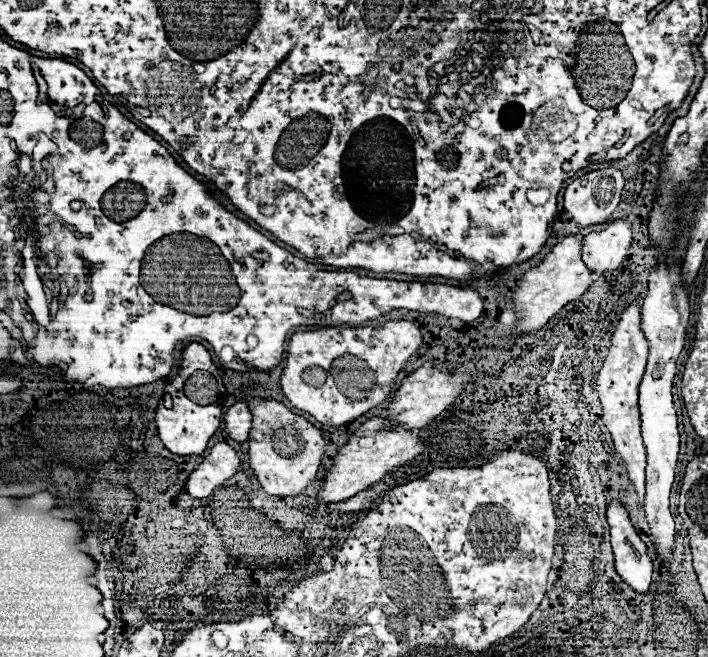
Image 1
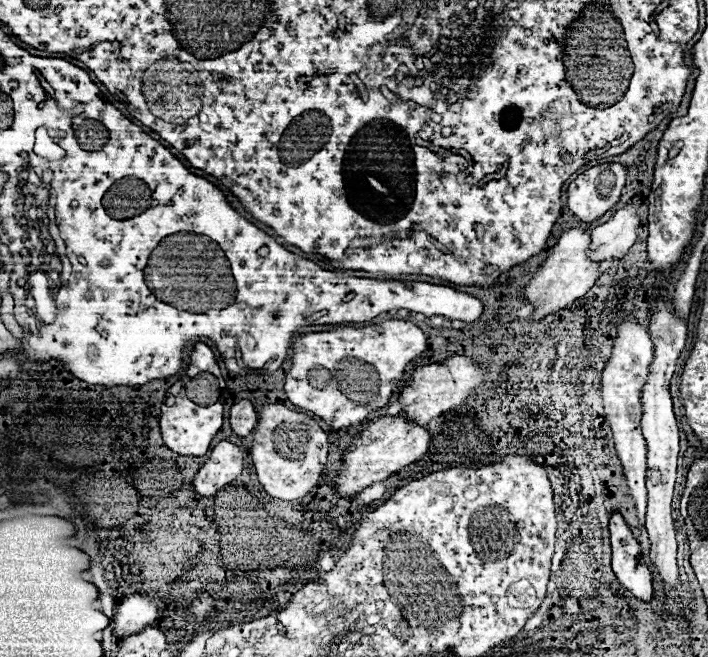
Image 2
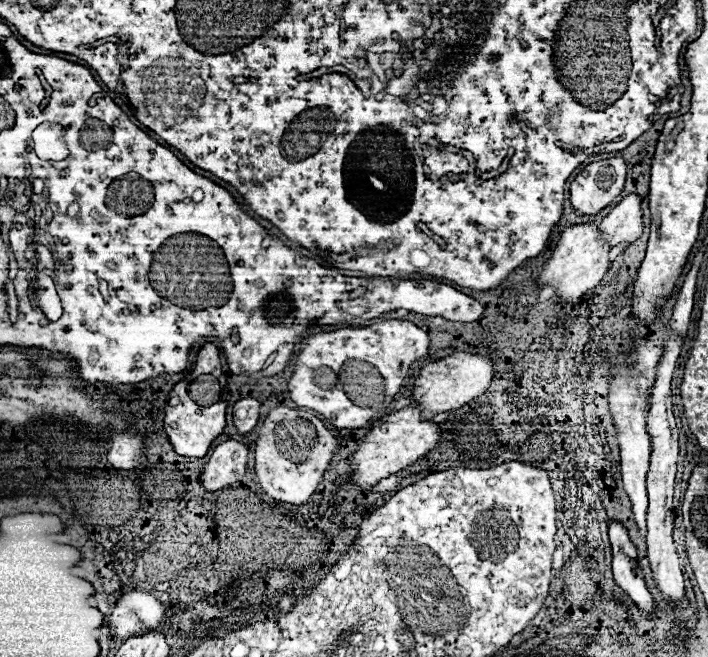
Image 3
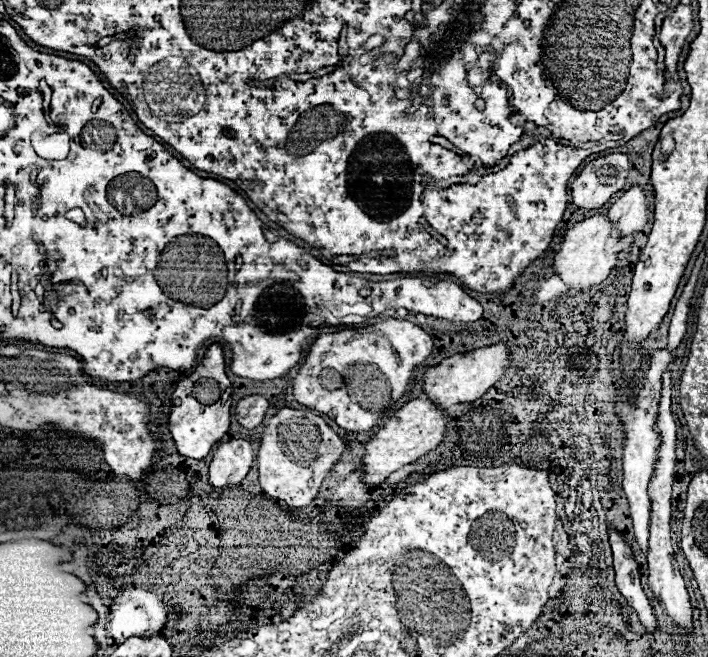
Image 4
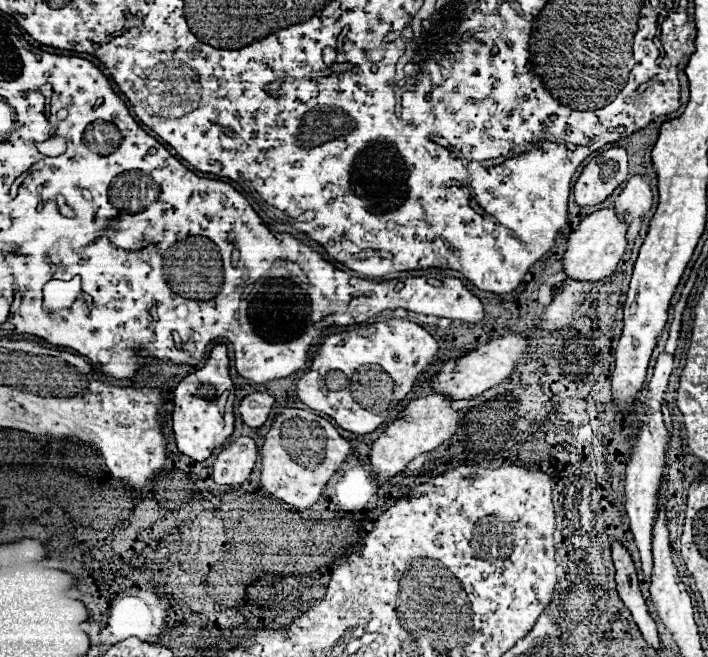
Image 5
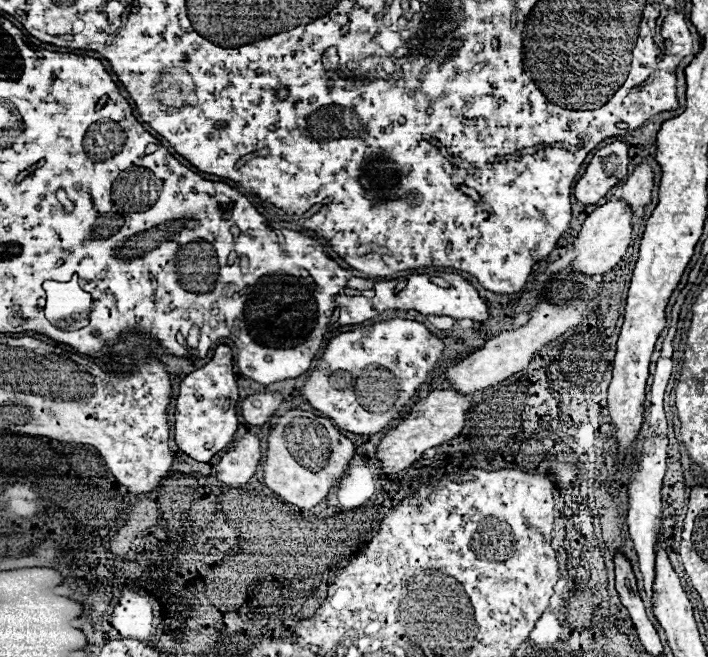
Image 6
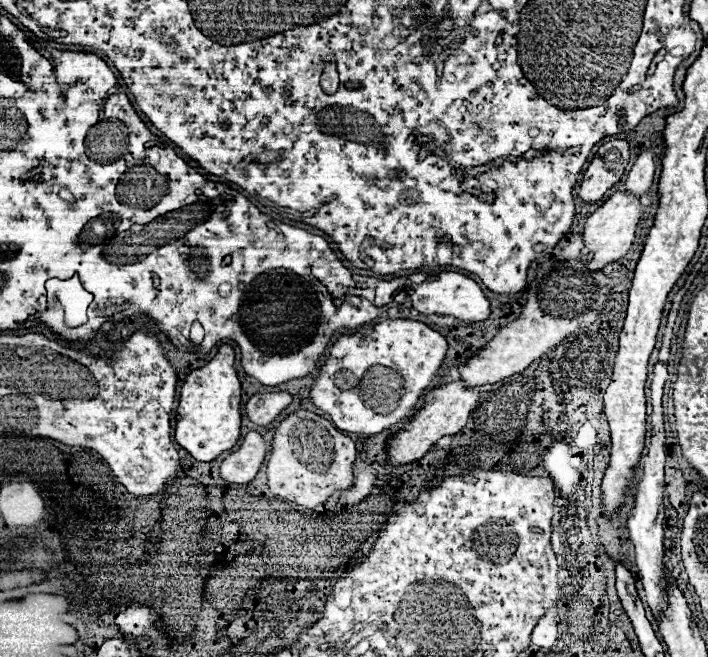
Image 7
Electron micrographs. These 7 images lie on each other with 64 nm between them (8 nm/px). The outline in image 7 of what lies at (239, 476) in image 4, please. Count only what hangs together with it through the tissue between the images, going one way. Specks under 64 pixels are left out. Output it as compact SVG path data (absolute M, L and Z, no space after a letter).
M248 432L242 440L242 446L222 462L220 476L224 476L224 480L234 484L246 484L254 480L264 458L266 458L266 442L262 434Z

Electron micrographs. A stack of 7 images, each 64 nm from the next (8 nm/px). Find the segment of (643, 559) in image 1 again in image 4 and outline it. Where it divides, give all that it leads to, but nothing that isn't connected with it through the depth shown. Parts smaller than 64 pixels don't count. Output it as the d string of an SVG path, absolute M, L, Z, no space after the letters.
M616 530L610 532L610 544L614 552L616 586L626 598L626 602L632 606L632 610L638 614L640 624L646 628L648 634L652 634L656 630L656 616L650 606L650 600L640 586L640 568L632 556L632 550Z

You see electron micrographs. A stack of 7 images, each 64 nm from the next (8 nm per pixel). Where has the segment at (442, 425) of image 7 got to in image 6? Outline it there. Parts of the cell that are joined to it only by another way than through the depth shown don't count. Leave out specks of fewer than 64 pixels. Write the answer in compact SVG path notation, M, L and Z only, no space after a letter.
M446 388L446 390L434 390L430 392L426 398L418 400L408 414L404 416L402 426L392 428L380 442L376 458L382 462L382 468L386 474L394 474L400 472L408 466L412 466L428 448L434 448L450 438L454 438L466 422L466 412L470 408L472 396L464 396L460 392L456 392L454 388Z

